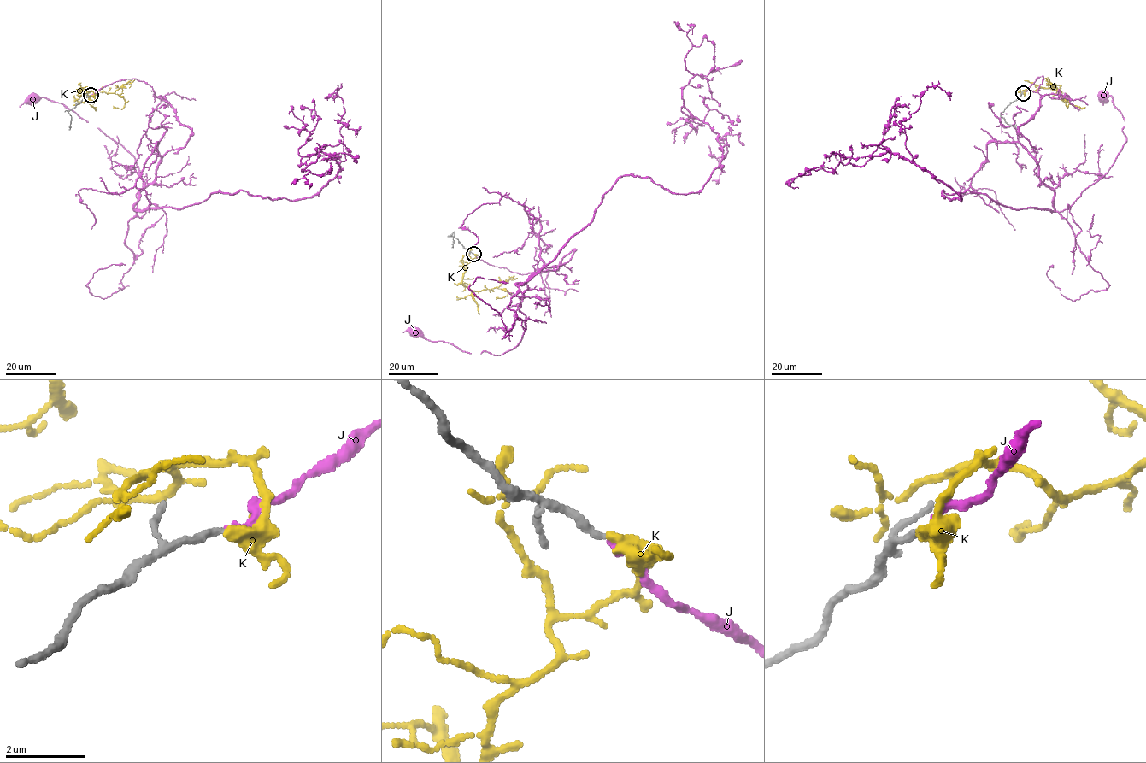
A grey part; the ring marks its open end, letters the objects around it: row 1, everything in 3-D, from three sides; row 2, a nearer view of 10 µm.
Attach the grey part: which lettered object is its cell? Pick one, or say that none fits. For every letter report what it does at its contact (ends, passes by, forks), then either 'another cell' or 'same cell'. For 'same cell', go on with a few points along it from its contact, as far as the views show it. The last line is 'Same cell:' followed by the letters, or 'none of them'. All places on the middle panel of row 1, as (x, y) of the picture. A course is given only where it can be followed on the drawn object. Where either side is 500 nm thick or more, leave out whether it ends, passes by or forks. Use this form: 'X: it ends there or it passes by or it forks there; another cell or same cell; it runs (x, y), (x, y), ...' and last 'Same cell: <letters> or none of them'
J: it ends there; same cell; it runs (473, 255), (527, 274), (555, 271), (573, 249), (515, 284), (525, 330), (502, 354), (417, 331)
K: it passes by; another cell
Same cell: J

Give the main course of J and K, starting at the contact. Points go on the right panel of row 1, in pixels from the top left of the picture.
J: (1023, 93), (1043, 76), (1040, 105), (1019, 132), (1060, 211), (1125, 143), (1122, 114), (1102, 96)
K: (1023, 93), (1026, 89), (1046, 88), (1060, 94), (1060, 90), (1057, 90), (1067, 107), (1069, 103)

